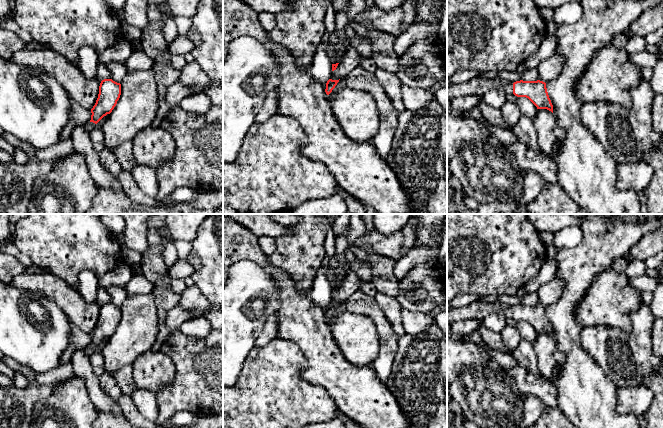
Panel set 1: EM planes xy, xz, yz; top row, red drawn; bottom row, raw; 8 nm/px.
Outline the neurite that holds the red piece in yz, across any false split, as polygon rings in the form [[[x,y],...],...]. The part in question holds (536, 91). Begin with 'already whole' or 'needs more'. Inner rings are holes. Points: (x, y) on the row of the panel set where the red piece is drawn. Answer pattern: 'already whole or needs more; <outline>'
needs more; [[[501,77],[493,79],[473,78],[465,83],[447,86],[447,99],[466,95],[478,95],[480,98],[494,89],[502,89],[508,95],[528,98],[537,109],[547,109],[553,113],[553,105],[549,98],[546,83],[537,81],[516,81],[513,84]]]

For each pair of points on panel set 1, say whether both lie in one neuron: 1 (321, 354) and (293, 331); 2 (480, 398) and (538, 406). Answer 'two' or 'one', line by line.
1: one
2: two

